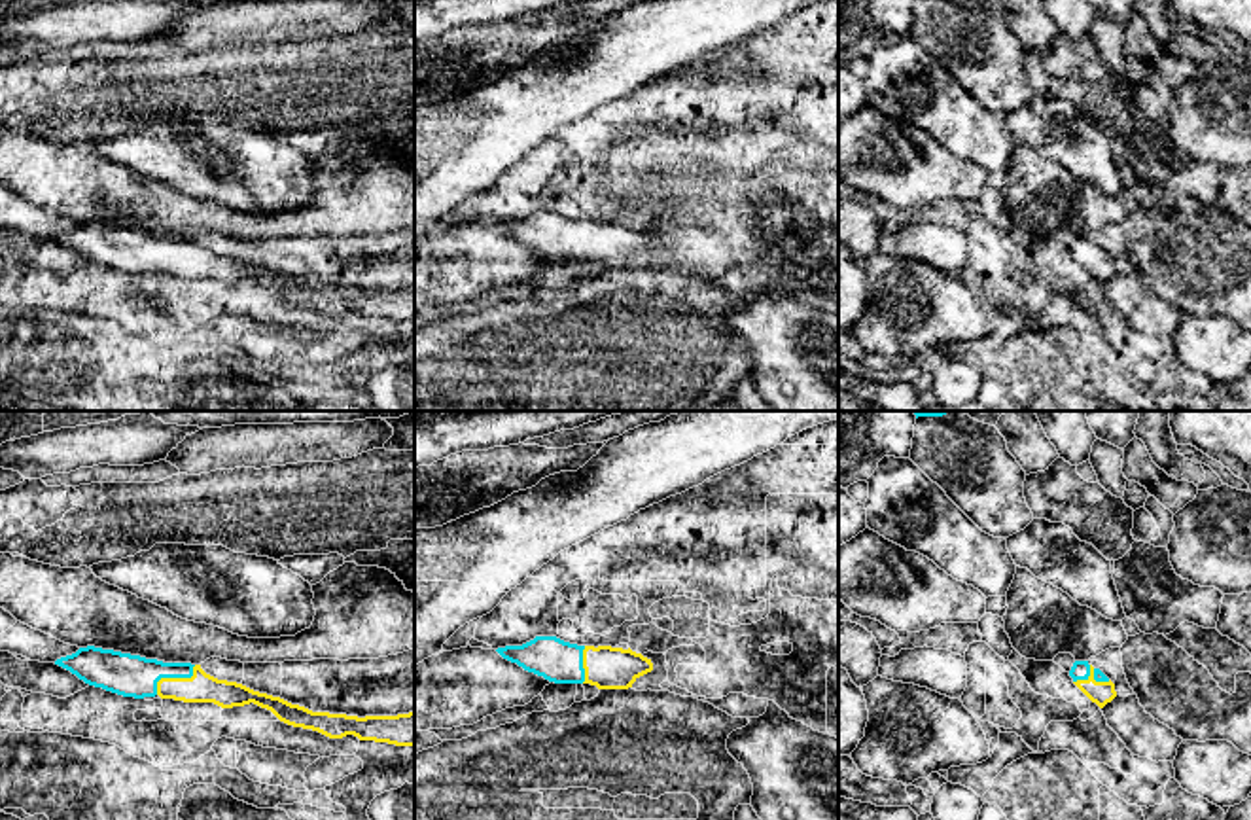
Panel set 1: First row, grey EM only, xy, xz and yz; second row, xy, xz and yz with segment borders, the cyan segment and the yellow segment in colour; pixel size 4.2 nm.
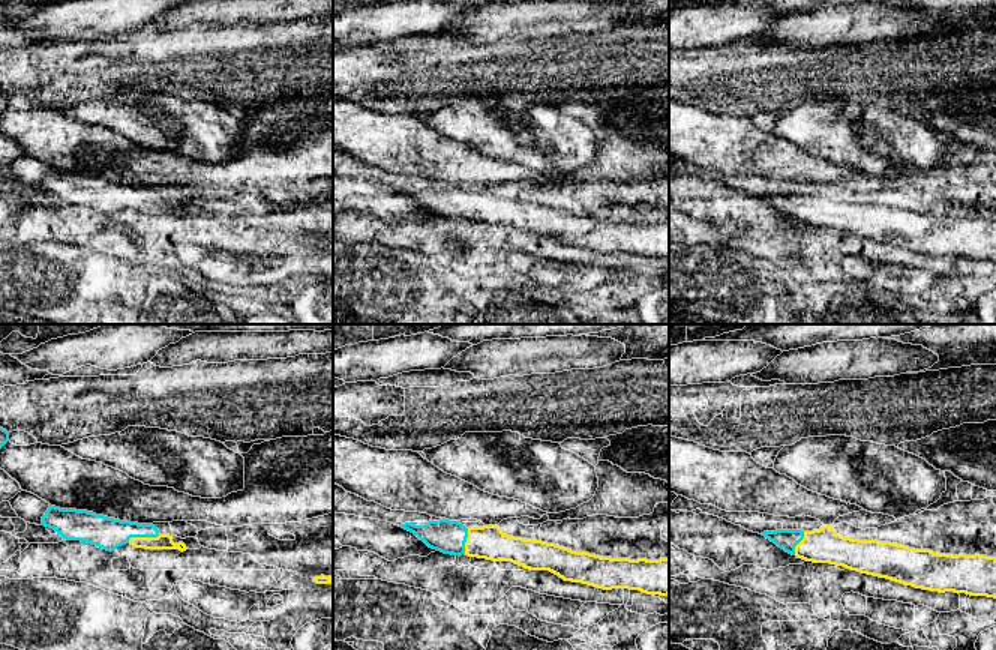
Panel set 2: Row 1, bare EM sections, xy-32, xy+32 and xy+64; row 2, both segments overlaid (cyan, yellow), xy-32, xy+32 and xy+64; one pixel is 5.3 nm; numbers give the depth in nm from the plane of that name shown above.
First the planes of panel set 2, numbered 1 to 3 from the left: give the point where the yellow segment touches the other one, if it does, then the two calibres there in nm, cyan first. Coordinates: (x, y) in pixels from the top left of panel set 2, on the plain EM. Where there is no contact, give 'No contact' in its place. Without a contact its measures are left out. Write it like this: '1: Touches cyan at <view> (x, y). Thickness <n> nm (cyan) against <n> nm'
1: Touches cyan at xy-32 (143, 200). Thickness 170 nm (cyan) against 80 nm
2: Touches cyan at xy+32 (465, 204). Thickness 180 nm (cyan) against 180 nm
3: Touches cyan at xy+64 (798, 206). Thickness 110 nm (cyan) against 190 nm

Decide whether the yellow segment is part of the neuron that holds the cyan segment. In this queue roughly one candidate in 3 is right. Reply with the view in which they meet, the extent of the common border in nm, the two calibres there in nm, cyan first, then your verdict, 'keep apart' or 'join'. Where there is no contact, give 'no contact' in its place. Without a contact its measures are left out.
contact in xy; length 220 nm; calibres 180 and 130 nm; join

